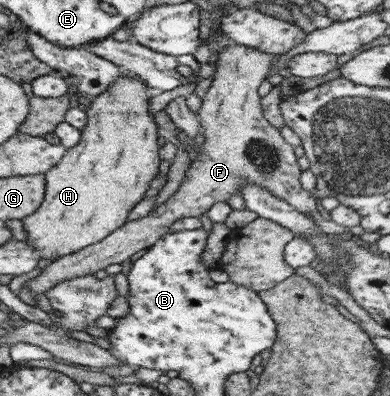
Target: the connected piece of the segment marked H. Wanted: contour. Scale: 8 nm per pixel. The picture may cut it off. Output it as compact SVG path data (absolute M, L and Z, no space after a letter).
M126 68L120 69L124 75L103 94L95 96L87 108L85 114L88 121L81 131L79 144L67 149L59 164L45 173L46 191L40 207L22 220L27 232L26 243L40 252L41 259L73 254L90 244L101 242L121 228L128 221L130 210L144 198L151 179L159 172L161 158L157 138L160 134L154 121L155 114L150 114L147 106L149 86L138 76L127 72Z

